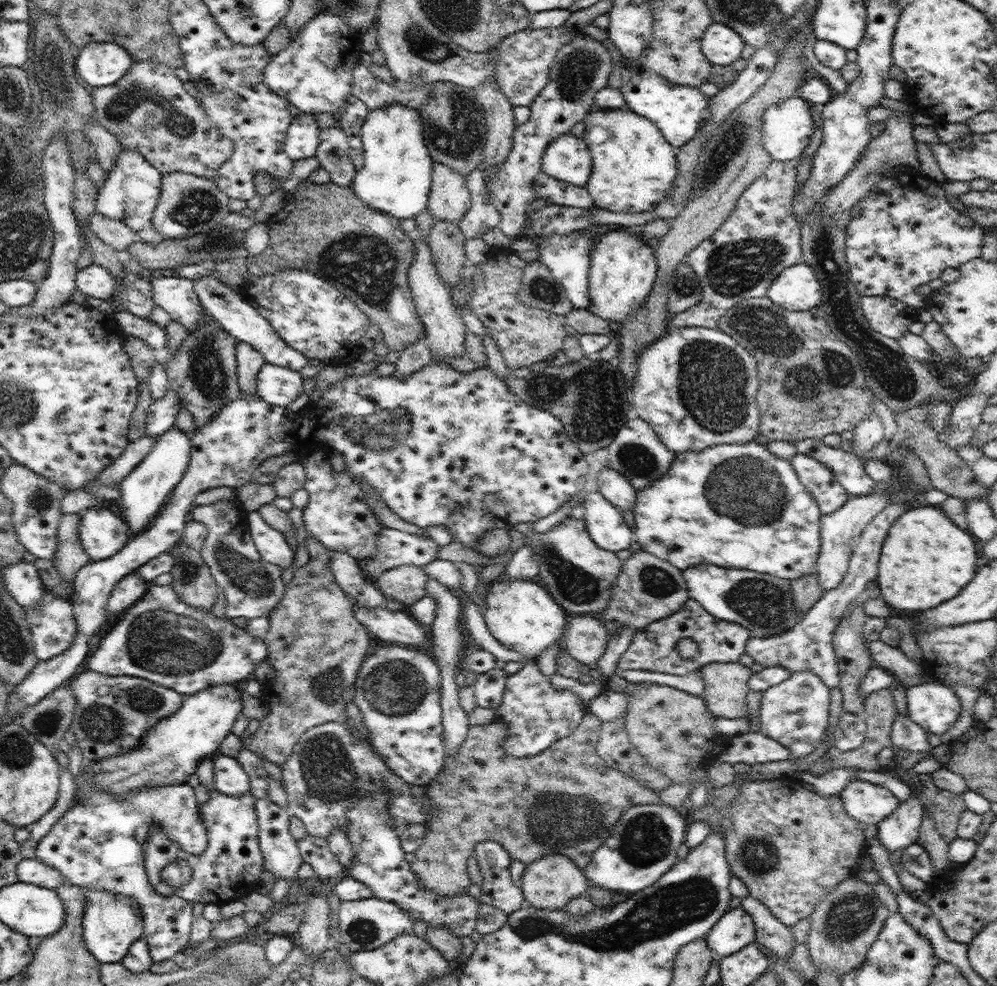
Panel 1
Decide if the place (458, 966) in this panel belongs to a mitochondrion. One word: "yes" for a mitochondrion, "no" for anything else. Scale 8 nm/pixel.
no

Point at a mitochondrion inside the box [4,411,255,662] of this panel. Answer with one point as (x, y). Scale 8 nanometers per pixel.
(39, 499)

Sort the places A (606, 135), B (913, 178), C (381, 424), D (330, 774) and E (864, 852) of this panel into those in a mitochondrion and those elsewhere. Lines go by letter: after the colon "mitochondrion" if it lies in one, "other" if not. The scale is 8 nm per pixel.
A: other
B: other
C: mitochondrion
D: mitochondrion
E: other

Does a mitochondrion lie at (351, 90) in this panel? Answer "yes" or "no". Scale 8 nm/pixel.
no

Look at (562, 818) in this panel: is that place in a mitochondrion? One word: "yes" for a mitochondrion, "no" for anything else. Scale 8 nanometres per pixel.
yes

